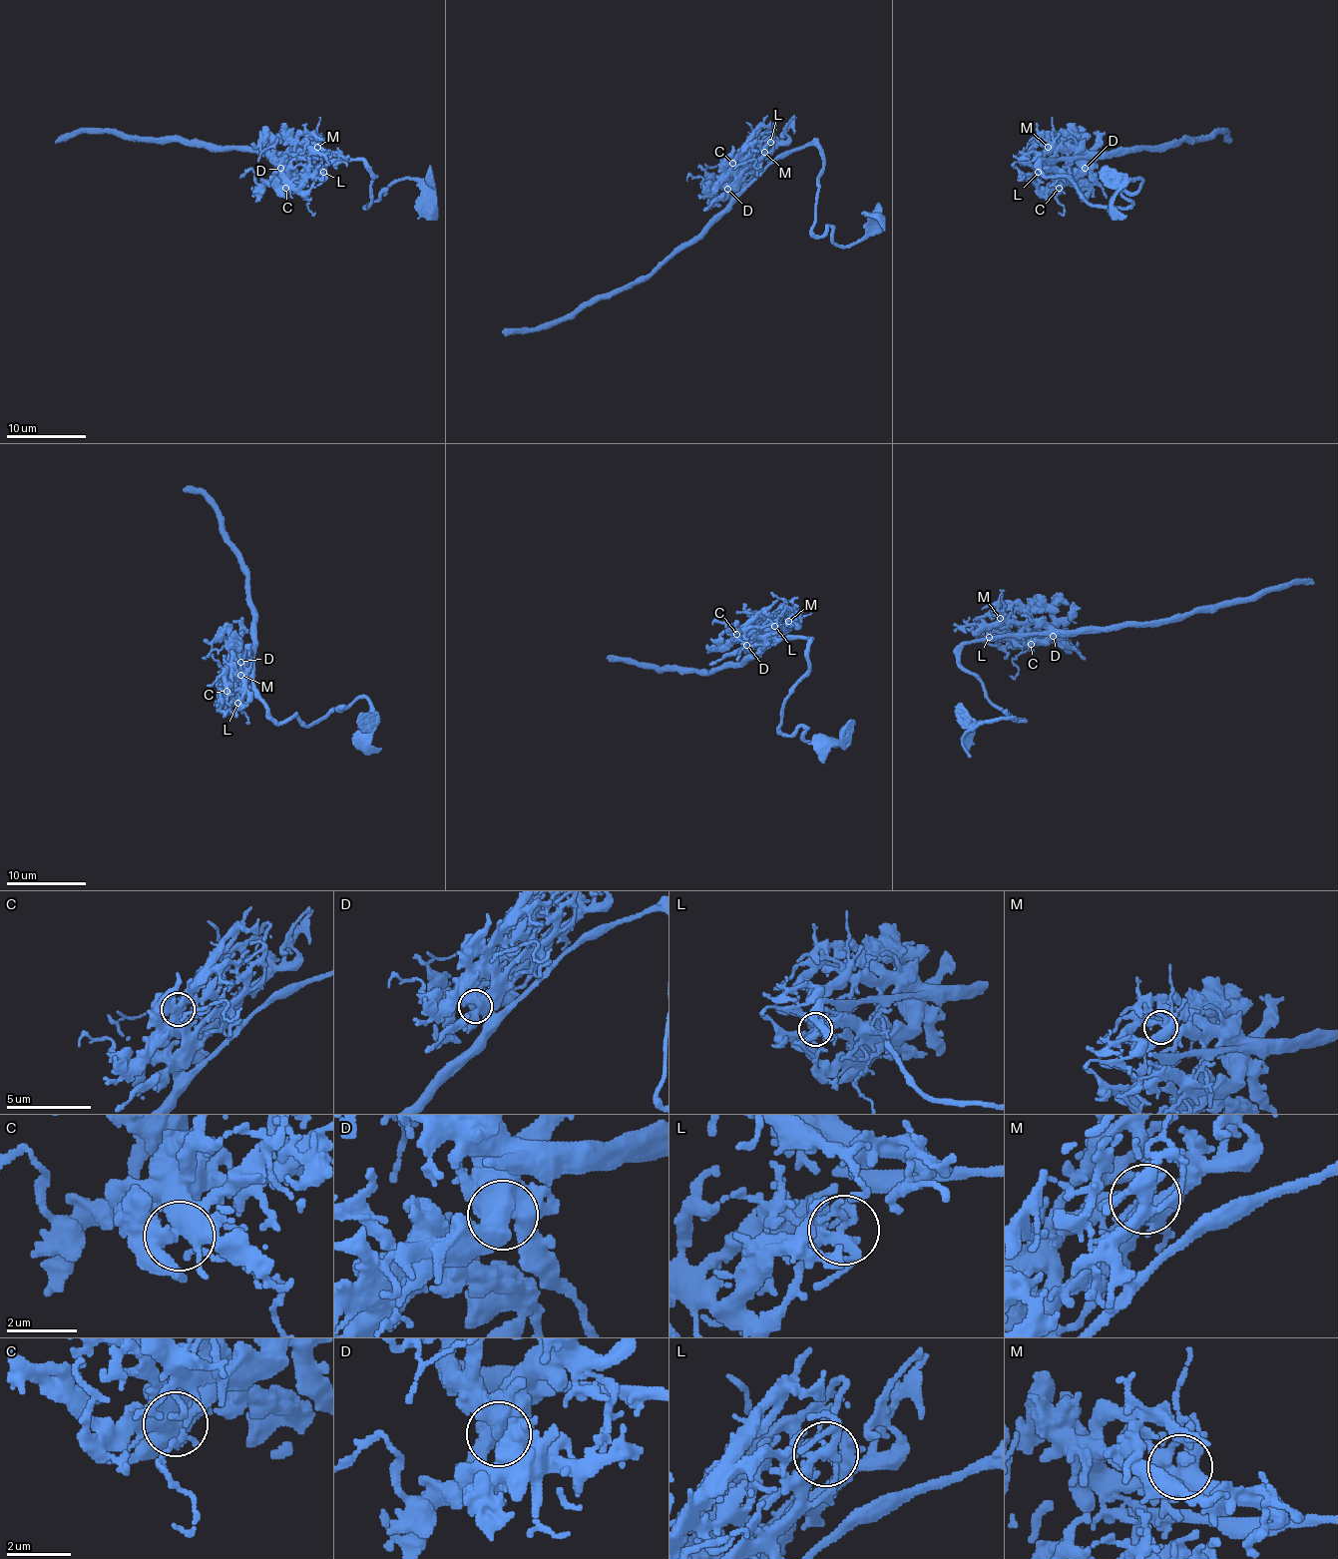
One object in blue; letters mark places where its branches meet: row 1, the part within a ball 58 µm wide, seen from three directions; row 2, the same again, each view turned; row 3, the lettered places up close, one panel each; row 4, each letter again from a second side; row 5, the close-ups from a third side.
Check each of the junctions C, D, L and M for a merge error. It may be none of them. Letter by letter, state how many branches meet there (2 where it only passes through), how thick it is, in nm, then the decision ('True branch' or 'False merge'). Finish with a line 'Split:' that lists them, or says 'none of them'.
C: Branches: 3. Thickness 480 nm. True branch
D: Branches: 3. Thickness 600 nm. True branch
L: Branches: 5. Thickness 260 nm. True branch
M: Branches: 3. Thickness 360 nm. True branch
Split: none of them

